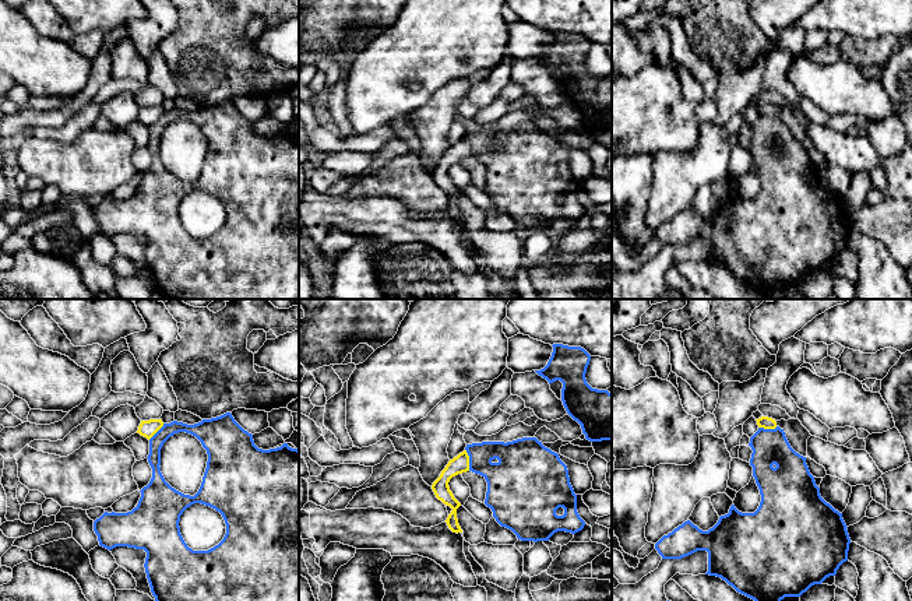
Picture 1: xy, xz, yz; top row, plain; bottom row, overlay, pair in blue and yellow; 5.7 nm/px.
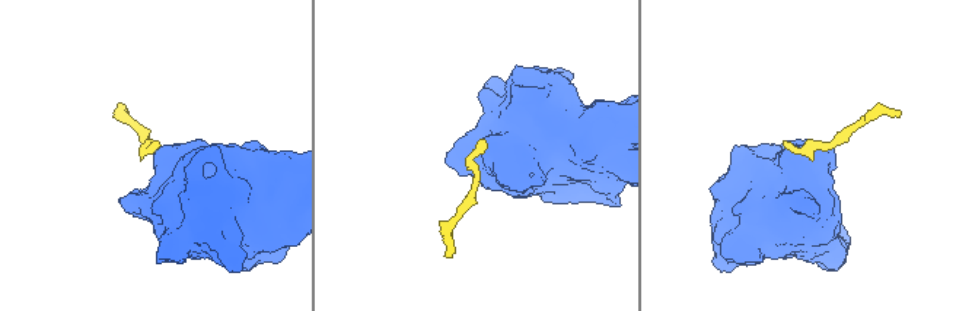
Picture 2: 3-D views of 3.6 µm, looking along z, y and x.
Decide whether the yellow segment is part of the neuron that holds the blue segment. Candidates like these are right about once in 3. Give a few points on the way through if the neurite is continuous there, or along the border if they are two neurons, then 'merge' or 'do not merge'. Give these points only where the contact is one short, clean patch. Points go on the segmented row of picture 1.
border xz (465, 449), (469, 470); do not merge

